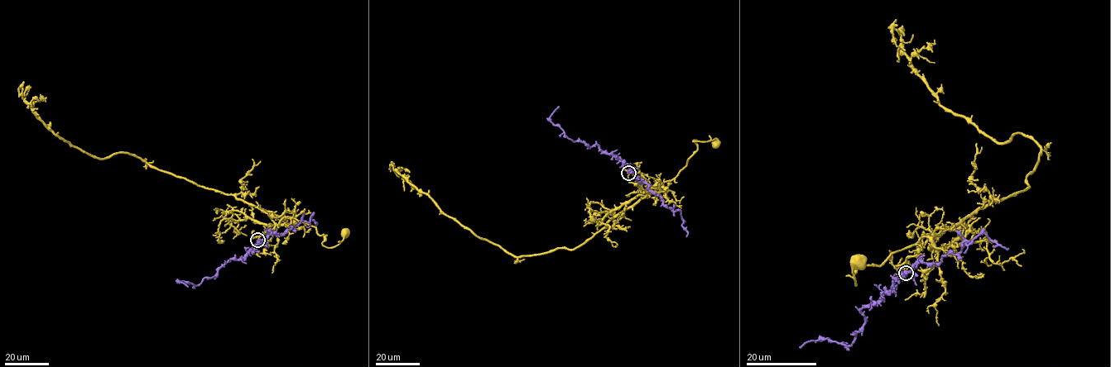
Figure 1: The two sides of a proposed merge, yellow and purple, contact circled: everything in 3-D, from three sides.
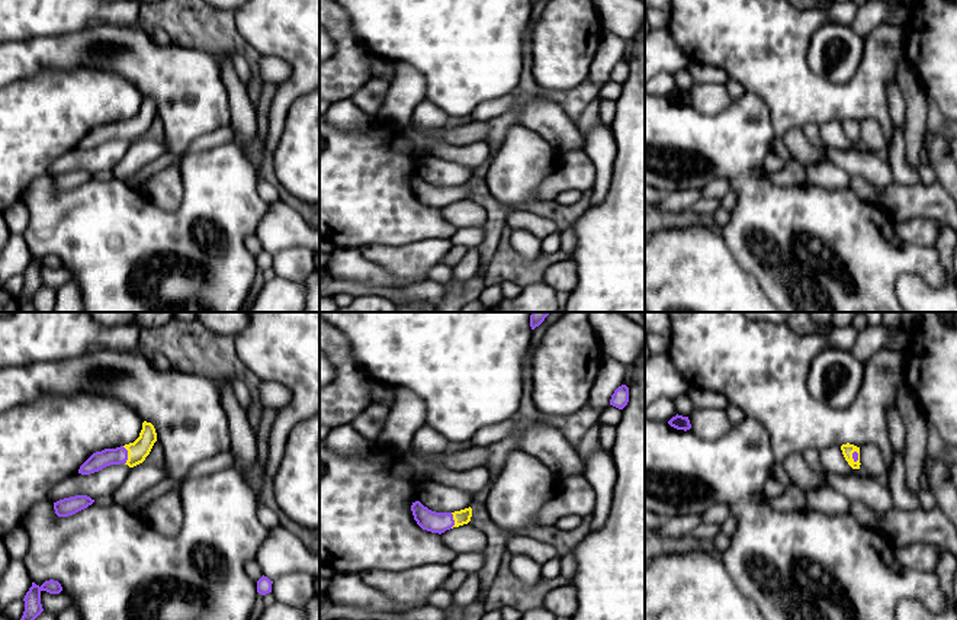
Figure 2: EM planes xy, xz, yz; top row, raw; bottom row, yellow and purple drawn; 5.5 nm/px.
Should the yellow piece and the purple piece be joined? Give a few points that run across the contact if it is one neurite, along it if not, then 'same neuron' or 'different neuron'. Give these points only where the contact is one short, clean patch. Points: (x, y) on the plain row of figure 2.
line xy (122, 121), (127, 125), (125, 138); different neuron

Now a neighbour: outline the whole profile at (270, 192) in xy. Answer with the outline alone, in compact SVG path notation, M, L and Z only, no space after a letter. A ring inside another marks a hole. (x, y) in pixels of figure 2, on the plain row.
M258 177L257 190L260 197L266 200L269 205L280 200L282 189L276 181L270 181L263 177Z

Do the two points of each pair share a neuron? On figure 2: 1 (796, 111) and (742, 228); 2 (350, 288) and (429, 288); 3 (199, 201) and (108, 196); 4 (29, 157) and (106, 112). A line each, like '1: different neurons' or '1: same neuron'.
1: different neurons
2: same neuron
3: same neuron
4: same neuron

